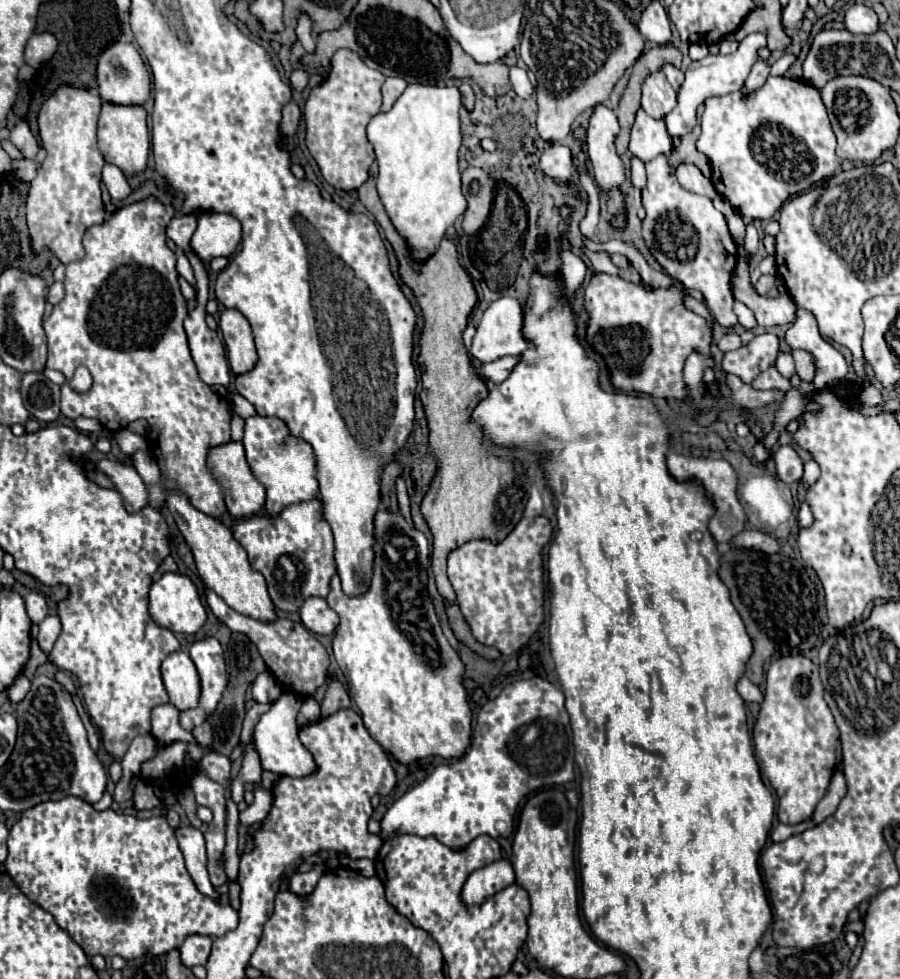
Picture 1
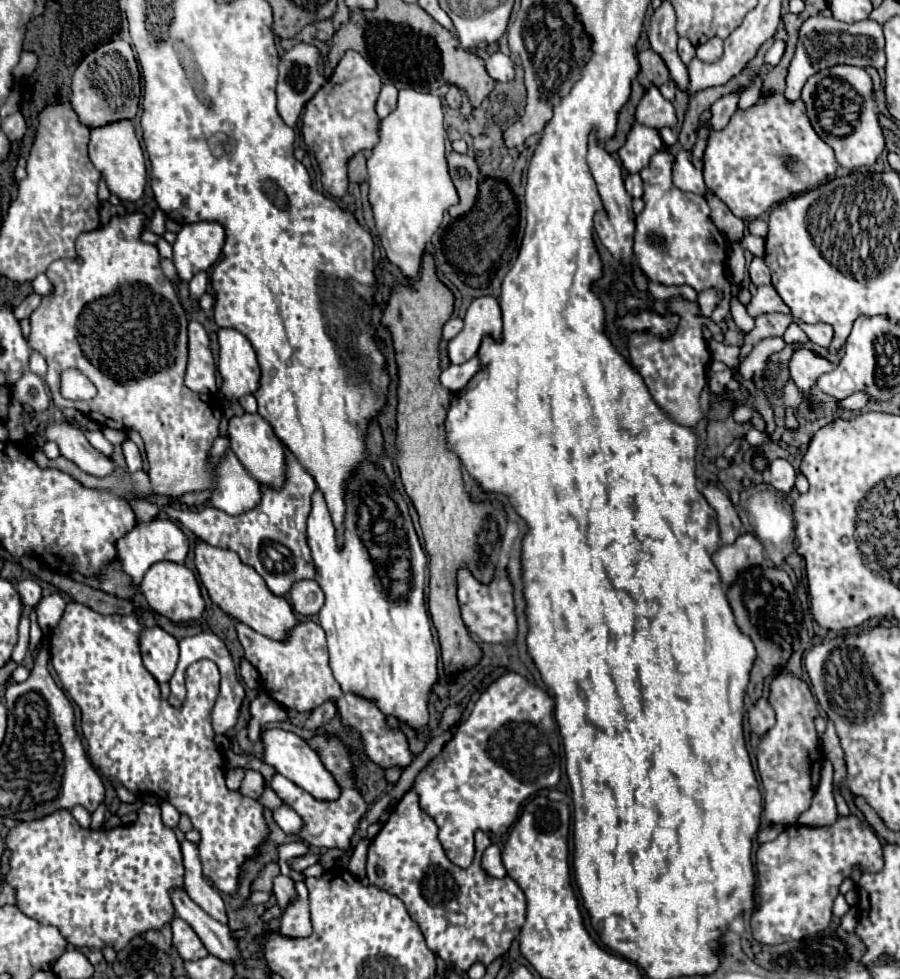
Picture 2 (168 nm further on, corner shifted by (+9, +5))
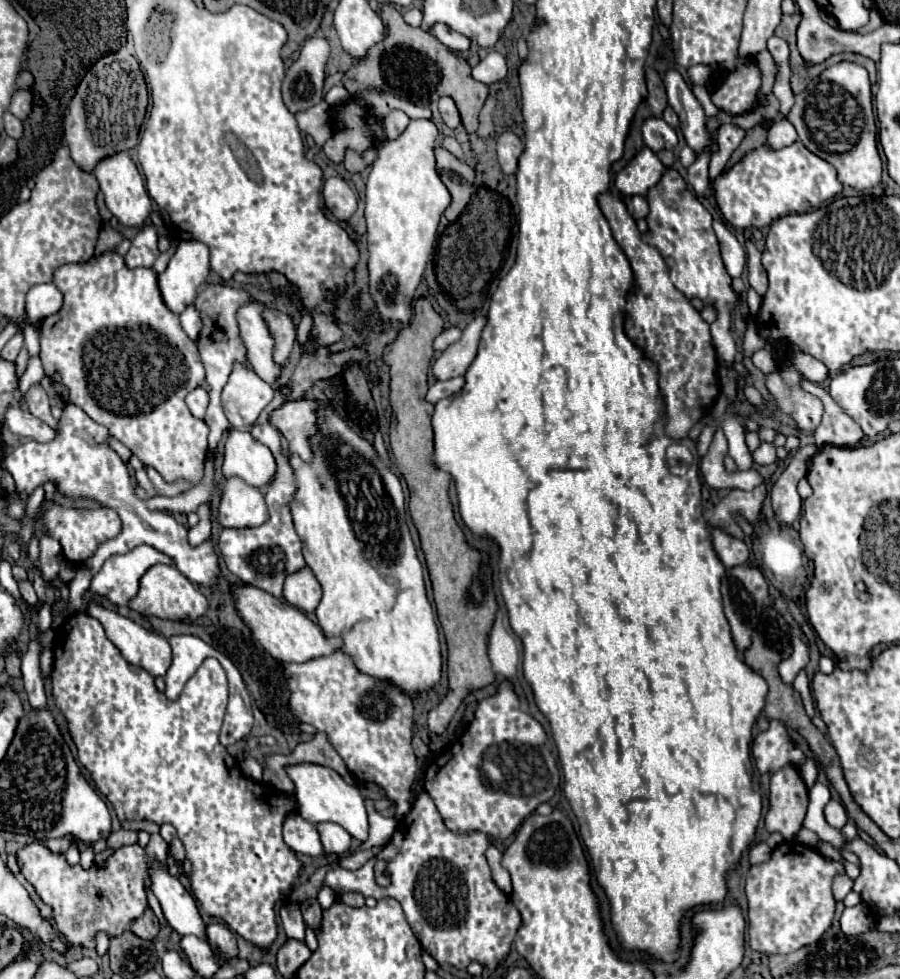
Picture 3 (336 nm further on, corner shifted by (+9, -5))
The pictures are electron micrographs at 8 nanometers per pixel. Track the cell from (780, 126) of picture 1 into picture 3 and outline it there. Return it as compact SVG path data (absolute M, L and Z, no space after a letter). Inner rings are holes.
M798 141L782 151L770 151L764 145L748 153L726 175L716 179L714 189L722 215L736 229L766 227L778 217L808 213L842 197L842 185L836 179L834 167L806 151L806 147L802 147Z

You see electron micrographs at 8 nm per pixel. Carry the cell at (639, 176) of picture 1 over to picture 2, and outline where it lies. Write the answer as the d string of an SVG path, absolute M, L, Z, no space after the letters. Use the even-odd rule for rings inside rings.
M630 173L626 179L626 191L632 195L632 197L640 197L642 195L642 179L638 173Z

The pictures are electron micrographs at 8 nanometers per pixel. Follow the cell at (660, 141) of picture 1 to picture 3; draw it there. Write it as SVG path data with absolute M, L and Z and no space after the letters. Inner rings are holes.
M644 147L628 165L616 174L614 185L624 197L642 195L646 197L648 189L656 187L662 179L666 167L660 163L654 151Z

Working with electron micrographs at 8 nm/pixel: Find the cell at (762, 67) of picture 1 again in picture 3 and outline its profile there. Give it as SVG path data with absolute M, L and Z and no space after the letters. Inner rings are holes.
M704 151L702 155L698 155L694 165L688 167L688 183L702 197L708 197L708 189L710 189L710 185L708 185L708 161L710 161L710 153Z

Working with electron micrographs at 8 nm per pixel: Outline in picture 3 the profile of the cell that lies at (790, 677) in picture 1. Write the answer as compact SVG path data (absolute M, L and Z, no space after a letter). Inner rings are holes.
M784 767L770 777L770 811L766 815L768 833L782 833L784 839L794 839L802 827L808 807L808 789L802 787L802 777L794 767Z

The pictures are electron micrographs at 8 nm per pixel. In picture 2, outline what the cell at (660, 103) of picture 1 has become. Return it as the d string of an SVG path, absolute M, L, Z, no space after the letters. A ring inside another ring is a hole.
M650 85L644 97L640 99L636 107L636 121L654 129L662 127L674 127L676 125L676 115L674 107L668 99L662 97L656 85Z

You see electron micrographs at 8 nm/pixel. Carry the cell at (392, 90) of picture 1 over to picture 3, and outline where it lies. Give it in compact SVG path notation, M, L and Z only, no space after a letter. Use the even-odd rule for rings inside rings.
M392 111L386 119L384 119L384 129L386 129L386 135L388 139L396 139L404 133L404 129L408 127L410 123L410 117L404 113L404 111Z

